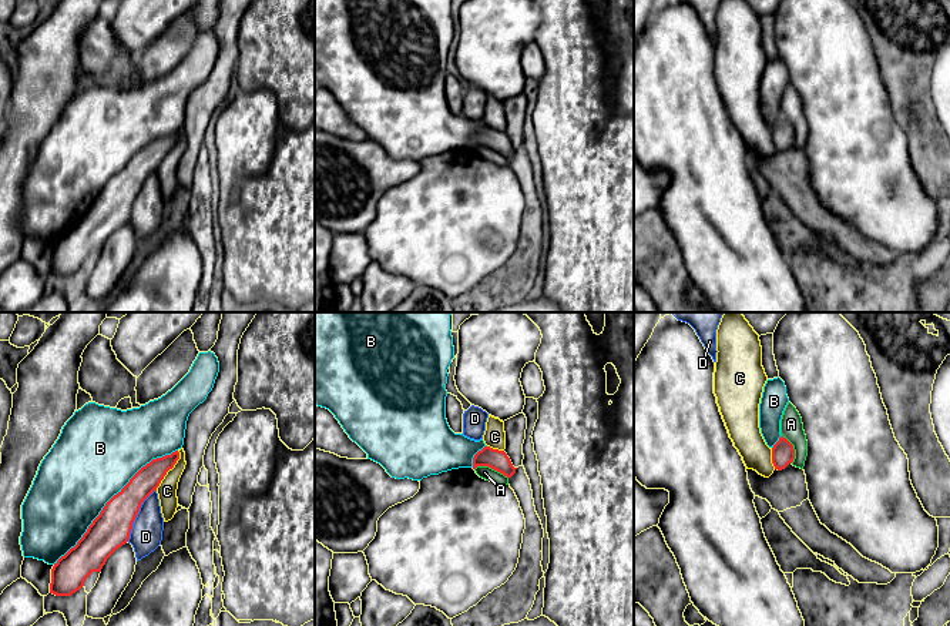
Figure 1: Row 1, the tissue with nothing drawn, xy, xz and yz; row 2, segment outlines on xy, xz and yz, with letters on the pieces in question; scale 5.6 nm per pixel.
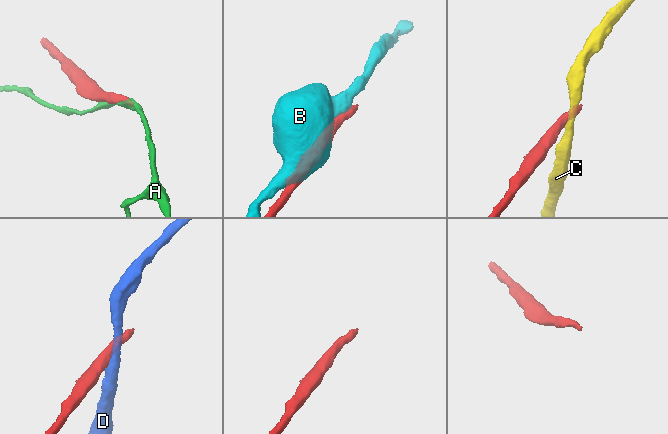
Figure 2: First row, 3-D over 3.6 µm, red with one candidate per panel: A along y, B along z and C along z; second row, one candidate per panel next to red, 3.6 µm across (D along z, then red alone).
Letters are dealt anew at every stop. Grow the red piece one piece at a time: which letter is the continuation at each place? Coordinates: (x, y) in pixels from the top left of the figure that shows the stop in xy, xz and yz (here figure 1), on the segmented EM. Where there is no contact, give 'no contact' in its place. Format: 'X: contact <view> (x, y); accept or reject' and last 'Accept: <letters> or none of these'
A: contact xz (492, 468); reject
B: contact xy (110, 499); reject
C: contact xy (168, 469); reject
D: contact xy (137, 514); reject
Accept: none of these

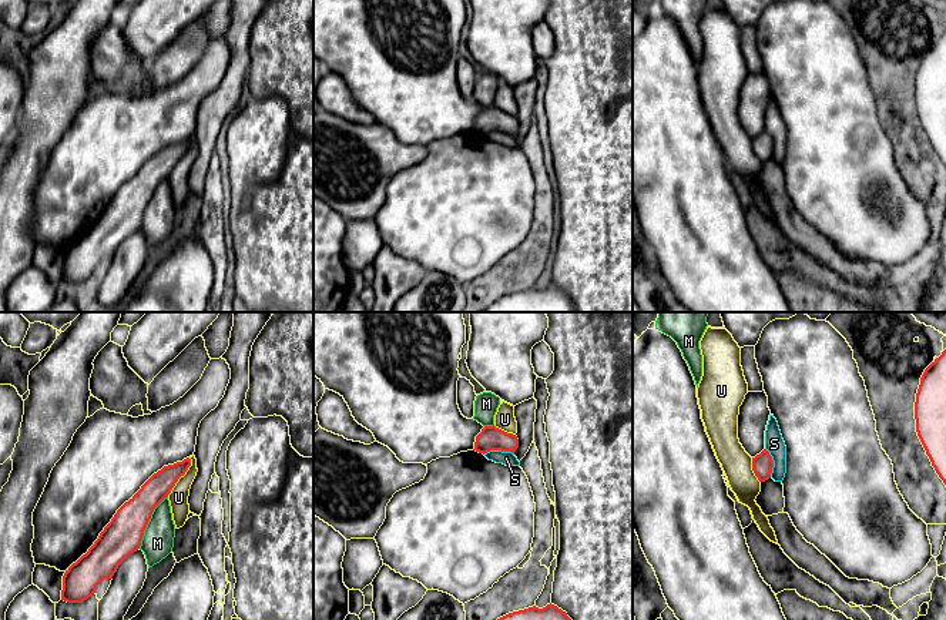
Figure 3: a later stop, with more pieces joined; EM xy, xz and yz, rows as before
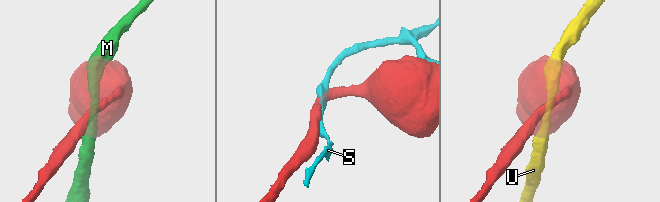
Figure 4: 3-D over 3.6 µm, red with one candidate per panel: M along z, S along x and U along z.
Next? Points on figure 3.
M: contact xy (148, 520); reject
S: contact xz (497, 449); reject
U: contact xy (180, 476); reject
Accept: none of these

